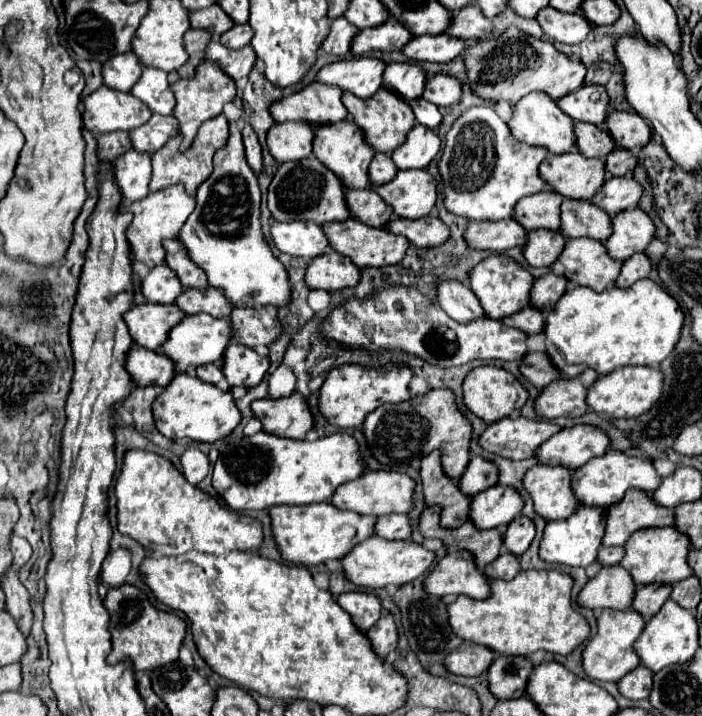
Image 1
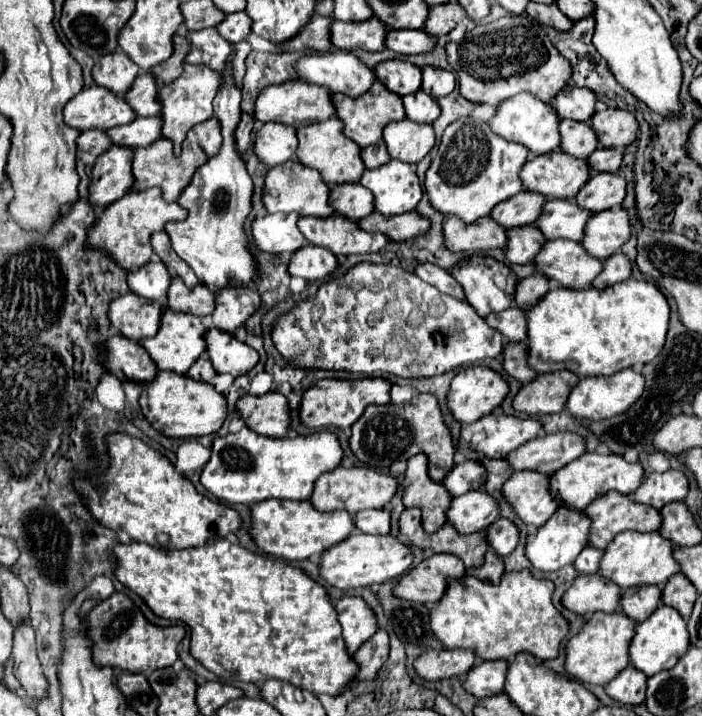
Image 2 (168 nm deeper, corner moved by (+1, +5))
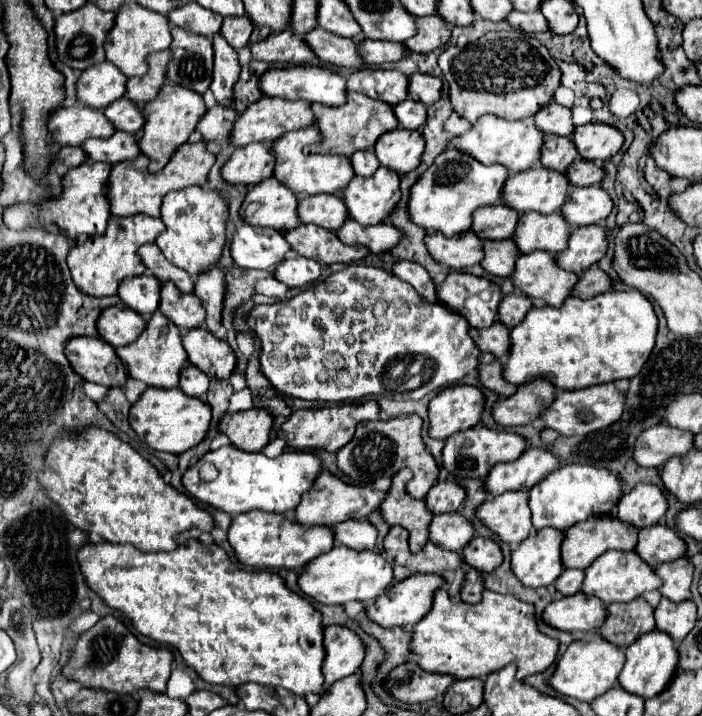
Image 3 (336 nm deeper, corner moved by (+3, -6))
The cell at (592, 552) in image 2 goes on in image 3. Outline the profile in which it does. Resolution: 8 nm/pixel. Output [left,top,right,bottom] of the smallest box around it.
[553,570,583,596]

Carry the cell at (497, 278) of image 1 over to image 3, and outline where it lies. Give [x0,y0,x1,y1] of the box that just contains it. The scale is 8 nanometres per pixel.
[437,272,501,328]

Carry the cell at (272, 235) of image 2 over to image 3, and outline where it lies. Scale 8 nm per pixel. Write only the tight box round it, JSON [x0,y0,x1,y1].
[231,224,291,270]

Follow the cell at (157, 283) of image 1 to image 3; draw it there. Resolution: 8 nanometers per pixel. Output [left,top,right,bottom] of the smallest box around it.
[119,274,161,316]

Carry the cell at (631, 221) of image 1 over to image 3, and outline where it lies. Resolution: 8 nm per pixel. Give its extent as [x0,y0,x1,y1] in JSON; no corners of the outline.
[555,226,607,274]

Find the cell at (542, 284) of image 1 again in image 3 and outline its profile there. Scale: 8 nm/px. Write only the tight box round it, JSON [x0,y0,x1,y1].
[499,292,531,328]

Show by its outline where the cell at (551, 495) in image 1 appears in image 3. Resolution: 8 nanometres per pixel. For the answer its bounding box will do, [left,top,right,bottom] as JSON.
[475,490,531,544]

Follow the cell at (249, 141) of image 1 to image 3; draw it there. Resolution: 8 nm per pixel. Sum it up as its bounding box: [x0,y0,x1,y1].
[197,104,237,148]

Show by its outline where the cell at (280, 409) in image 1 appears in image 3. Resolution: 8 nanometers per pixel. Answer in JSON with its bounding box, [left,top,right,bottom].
[219,408,273,452]

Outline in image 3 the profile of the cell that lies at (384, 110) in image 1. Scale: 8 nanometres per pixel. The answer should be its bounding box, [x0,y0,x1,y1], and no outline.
[305,92,397,156]

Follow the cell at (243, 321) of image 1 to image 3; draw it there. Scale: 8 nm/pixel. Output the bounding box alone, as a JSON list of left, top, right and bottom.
[193,266,225,330]

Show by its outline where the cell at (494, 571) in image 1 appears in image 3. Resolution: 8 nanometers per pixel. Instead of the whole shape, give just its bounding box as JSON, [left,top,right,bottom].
[461,568,483,604]

